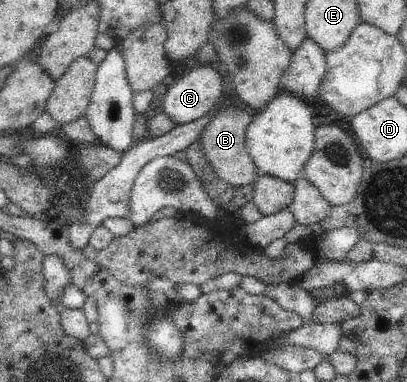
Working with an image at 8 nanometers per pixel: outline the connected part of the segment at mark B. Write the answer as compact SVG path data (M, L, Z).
M236 107L223 108L211 119L198 141L203 143L203 153L206 154L206 159L215 169L215 172L225 182L232 185L240 187L253 186L261 175L246 147L246 132L256 116L257 112L255 111L248 112L245 109Z

